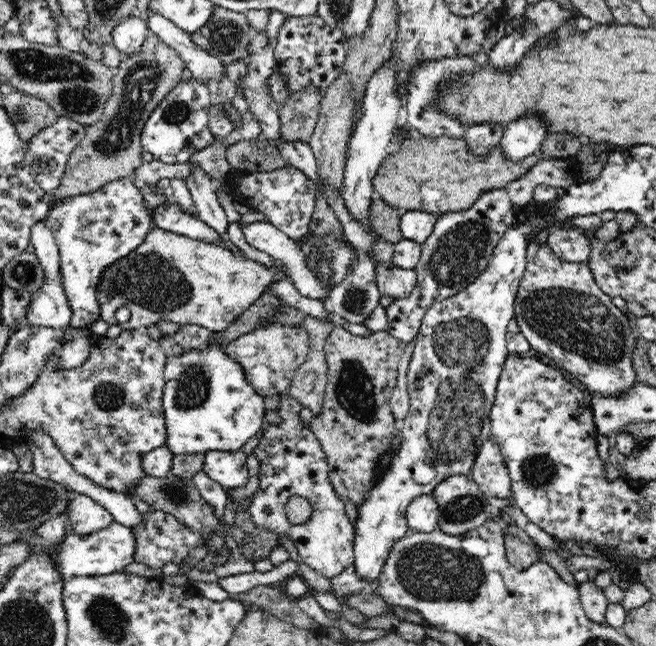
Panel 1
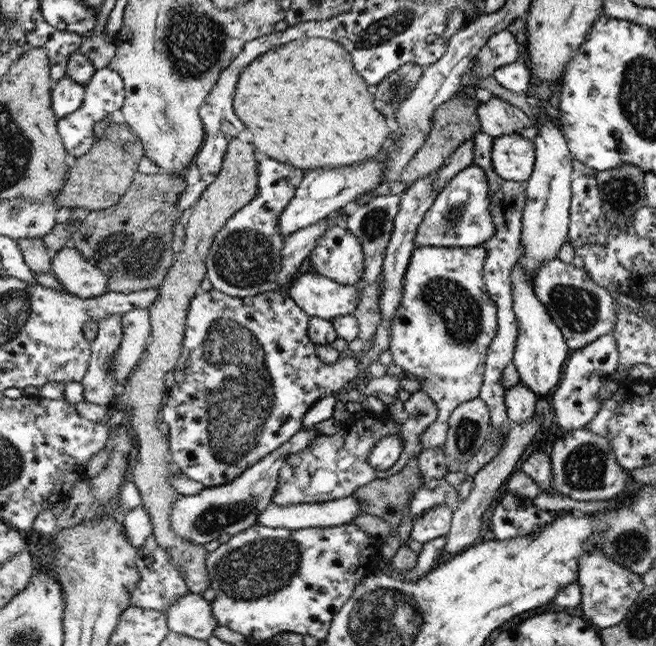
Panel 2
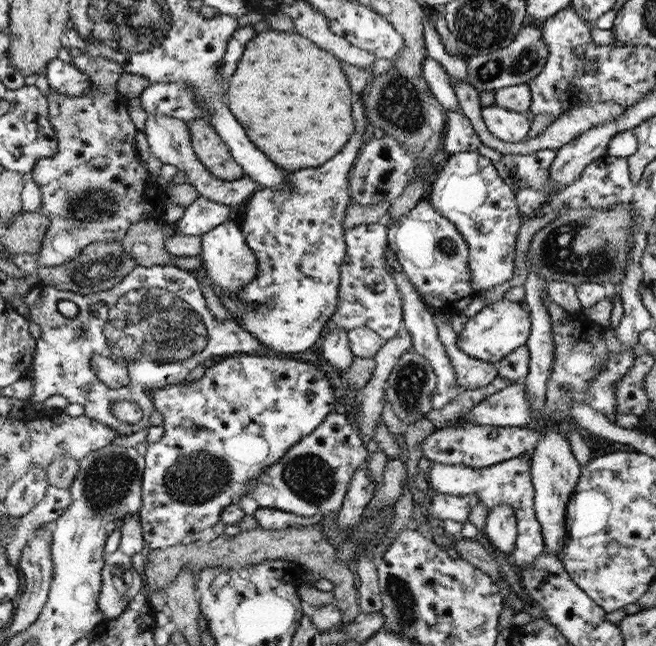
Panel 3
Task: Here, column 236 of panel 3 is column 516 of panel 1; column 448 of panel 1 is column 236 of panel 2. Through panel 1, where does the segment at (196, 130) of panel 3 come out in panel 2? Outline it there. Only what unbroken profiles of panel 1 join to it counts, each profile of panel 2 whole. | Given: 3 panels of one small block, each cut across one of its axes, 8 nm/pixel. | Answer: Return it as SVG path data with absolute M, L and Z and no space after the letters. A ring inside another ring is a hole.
M238 137L229 143L222 172L218 172L216 180L208 186L195 206L185 217L185 239L182 248L174 253L174 263L164 279L164 284L158 287L158 298L149 308L151 319L151 334L147 345L147 355L139 360L139 367L134 367L126 387L114 396L112 407L126 409L126 423L132 425L132 431L138 440L138 451L134 459L130 479L139 487L142 503L150 515L153 526L153 537L169 556L171 563L180 570L183 580L186 580L189 592L202 594L211 584L205 563L207 551L204 545L194 544L183 539L172 528L171 514L174 503L181 494L169 481L176 467L170 455L170 441L159 430L162 406L167 388L164 381L166 374L178 366L183 352L183 339L186 336L187 315L190 312L191 300L201 291L201 283L207 277L207 254L215 236L220 232L236 213L252 202L259 195L259 163L255 158L256 148L251 143L241 142Z

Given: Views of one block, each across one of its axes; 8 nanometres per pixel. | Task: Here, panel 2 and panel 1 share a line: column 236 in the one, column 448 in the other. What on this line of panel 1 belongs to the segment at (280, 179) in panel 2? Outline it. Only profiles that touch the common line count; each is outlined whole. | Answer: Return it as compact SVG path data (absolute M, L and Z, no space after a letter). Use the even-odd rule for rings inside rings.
M505 188L486 192L464 212L450 212L437 218L432 234L423 242L420 260L415 266L418 282L413 294L387 306L387 327L392 336L408 344L419 334L427 308L438 301L463 292L486 270L494 247L504 232L518 220L518 209Z

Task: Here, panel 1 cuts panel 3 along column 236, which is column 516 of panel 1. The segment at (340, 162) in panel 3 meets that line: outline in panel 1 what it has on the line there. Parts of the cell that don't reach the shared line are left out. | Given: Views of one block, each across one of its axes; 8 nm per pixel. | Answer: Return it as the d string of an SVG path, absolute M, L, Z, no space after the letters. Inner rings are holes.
M536 237L527 246L527 265L516 297L514 319L532 350L548 356L559 370L578 378L591 394L617 398L637 381L632 360L637 336L631 315L618 308L611 297L602 292L587 262L560 259L546 242L540 243Z

